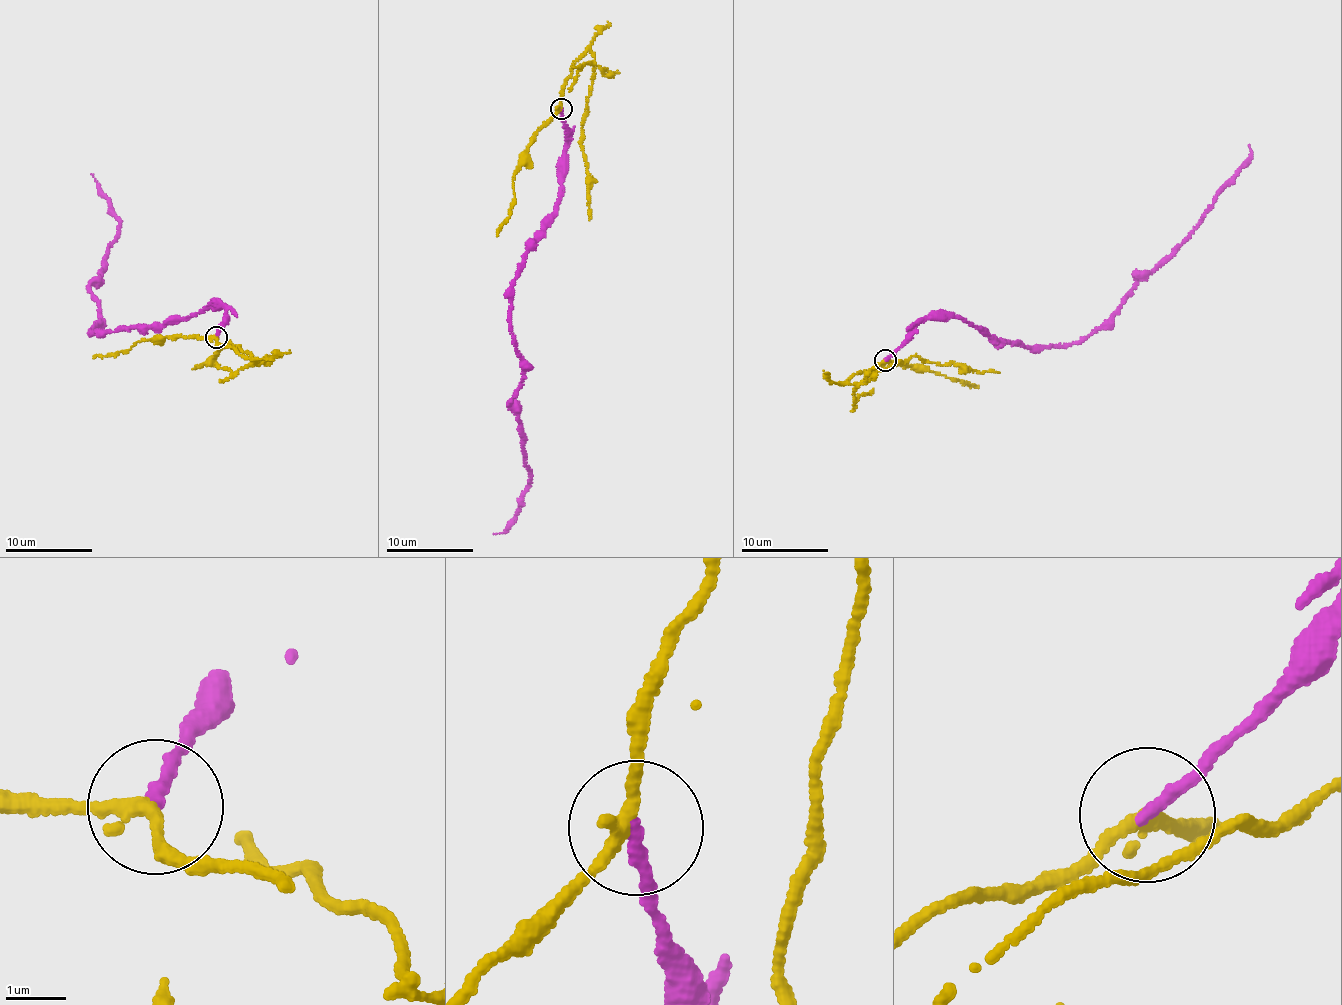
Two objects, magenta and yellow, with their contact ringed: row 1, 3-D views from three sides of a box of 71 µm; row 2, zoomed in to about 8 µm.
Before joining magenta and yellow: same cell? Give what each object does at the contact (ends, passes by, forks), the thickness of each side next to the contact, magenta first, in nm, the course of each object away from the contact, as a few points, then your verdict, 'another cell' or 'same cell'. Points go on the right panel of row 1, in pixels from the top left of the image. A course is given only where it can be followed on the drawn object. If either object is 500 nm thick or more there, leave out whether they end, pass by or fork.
magenta ends there; yellow passes by; 240 nm thick on the magenta side, 220 nm on the other; magenta runs (885, 361), (926, 319), (966, 319), (998, 339), (1026, 347), (1078, 344), (1172, 253), (1250, 156), (1248, 145); yellow runs (885, 361), (842, 382), (859, 385), (872, 372), (913, 356), (999, 372); another cell

